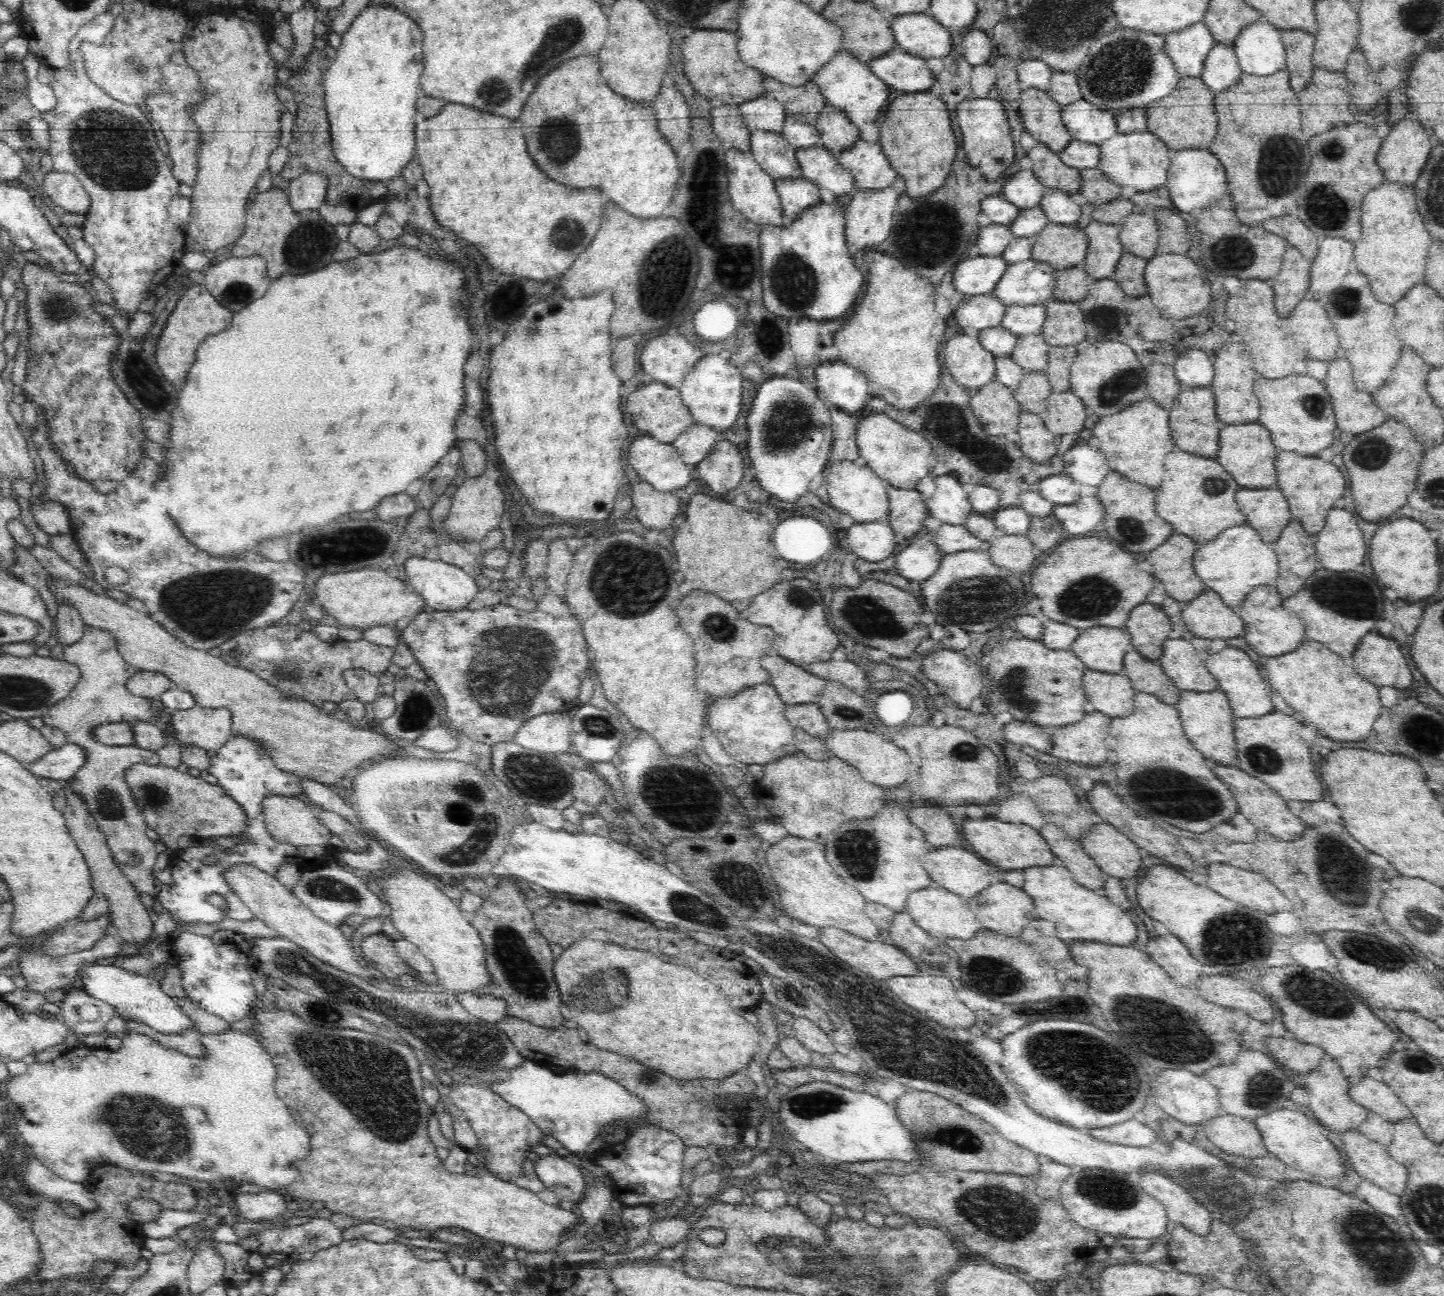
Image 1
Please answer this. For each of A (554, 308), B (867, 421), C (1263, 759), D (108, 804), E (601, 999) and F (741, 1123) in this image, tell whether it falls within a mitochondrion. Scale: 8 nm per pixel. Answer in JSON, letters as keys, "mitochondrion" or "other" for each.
{"A":"other","B":"other","C":"mitochondrion","D":"mitochondrion","E":"mitochondrion","F":"other"}

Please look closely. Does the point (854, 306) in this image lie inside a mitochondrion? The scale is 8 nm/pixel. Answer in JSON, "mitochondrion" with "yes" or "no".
{"mitochondrion":"no"}

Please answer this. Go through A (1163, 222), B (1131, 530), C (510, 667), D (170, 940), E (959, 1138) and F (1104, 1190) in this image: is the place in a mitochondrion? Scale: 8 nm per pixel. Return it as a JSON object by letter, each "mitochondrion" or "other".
{"A":"other","B":"mitochondrion","C":"mitochondrion","D":"other","E":"mitochondrion","F":"mitochondrion"}

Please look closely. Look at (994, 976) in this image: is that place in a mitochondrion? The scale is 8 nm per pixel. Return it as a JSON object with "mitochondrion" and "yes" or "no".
{"mitochondrion":"yes"}

